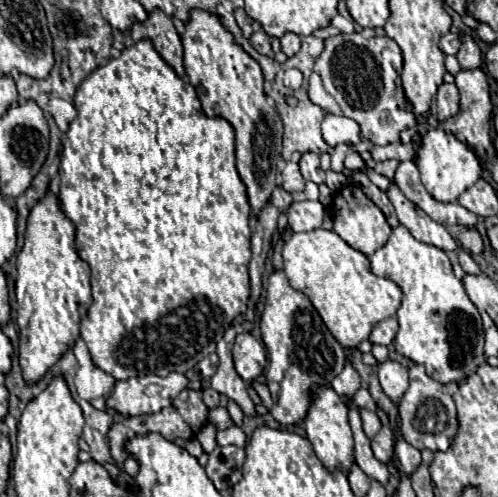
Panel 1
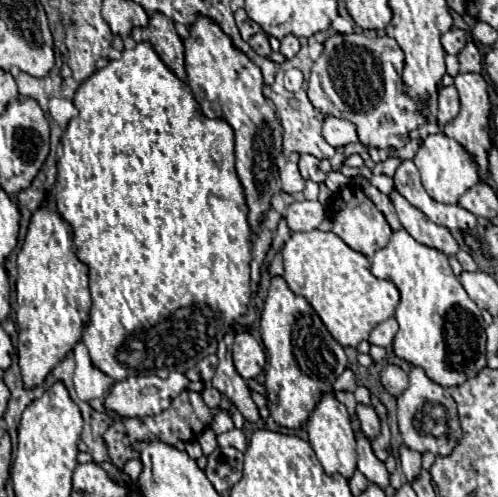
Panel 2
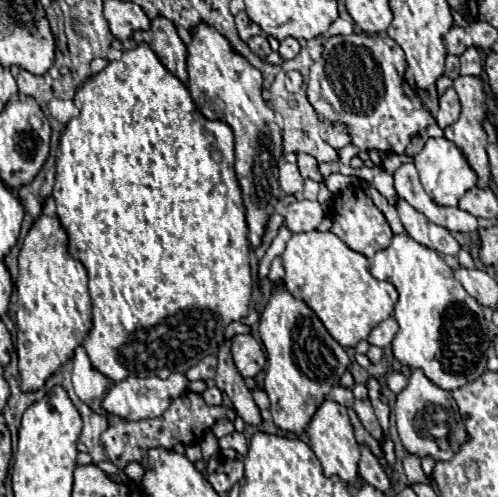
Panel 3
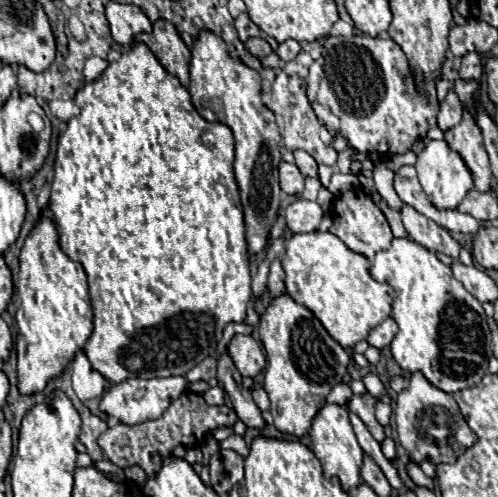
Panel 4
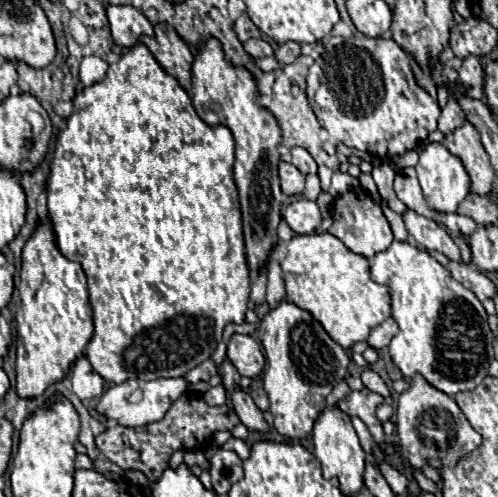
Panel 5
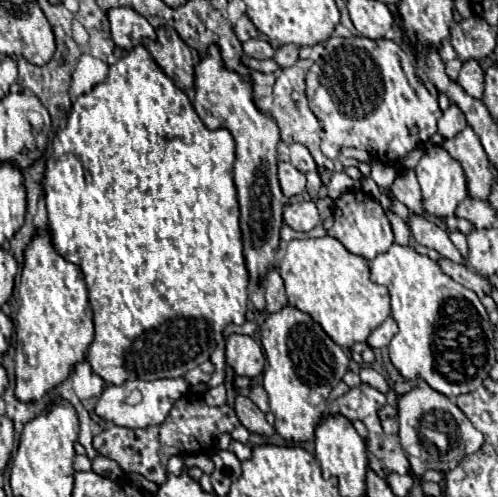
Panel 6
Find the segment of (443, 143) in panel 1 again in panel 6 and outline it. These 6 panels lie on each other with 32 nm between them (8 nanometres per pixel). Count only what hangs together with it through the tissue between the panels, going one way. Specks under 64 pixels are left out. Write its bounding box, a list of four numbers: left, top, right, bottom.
[414,146,468,220]

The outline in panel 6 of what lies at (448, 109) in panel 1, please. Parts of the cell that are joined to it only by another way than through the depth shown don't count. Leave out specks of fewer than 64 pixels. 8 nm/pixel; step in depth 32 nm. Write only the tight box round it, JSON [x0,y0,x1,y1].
[438,106,468,138]

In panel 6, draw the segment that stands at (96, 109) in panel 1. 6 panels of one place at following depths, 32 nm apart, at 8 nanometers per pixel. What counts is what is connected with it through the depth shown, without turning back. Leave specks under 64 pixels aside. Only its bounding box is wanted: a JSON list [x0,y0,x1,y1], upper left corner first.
[42,46,248,384]

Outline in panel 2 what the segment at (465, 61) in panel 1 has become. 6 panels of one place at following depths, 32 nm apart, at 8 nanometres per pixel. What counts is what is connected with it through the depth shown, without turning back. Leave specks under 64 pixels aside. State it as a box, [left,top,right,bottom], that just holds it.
[458,44,482,74]

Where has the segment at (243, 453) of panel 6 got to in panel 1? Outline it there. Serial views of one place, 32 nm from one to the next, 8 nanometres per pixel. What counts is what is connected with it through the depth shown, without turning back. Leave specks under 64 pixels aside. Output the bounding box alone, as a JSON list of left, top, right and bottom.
[216,426,246,448]

